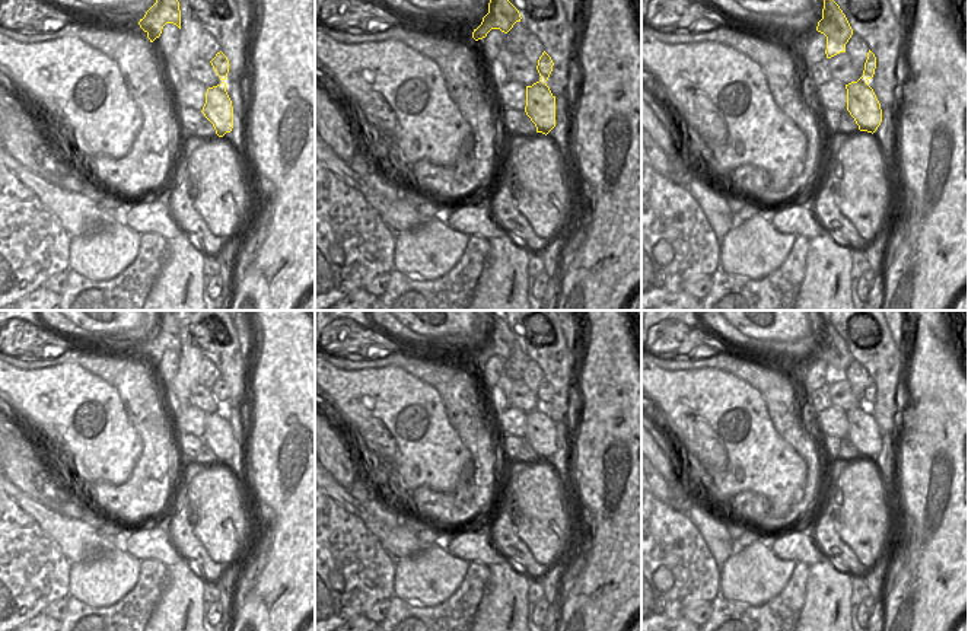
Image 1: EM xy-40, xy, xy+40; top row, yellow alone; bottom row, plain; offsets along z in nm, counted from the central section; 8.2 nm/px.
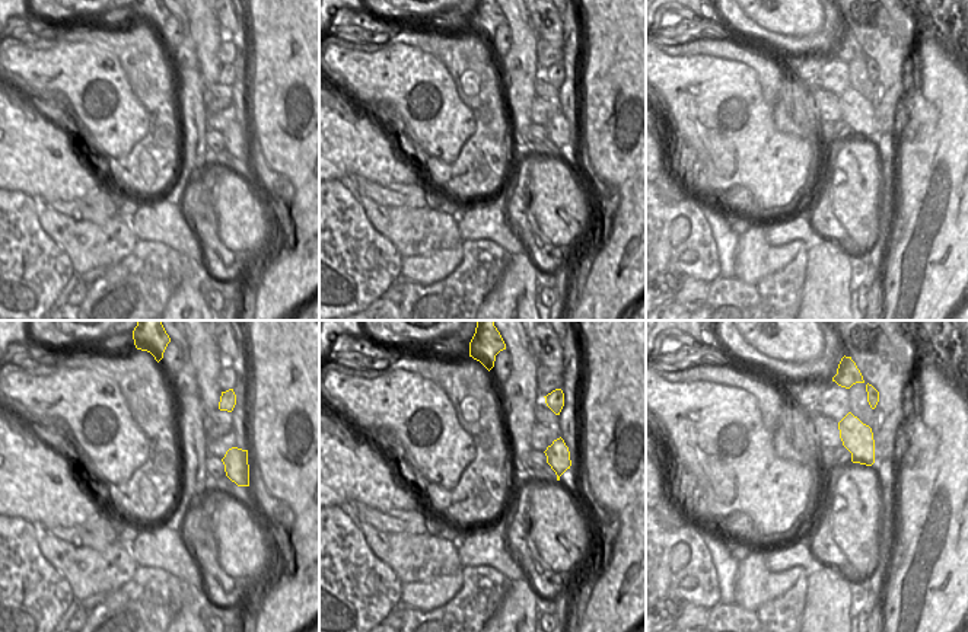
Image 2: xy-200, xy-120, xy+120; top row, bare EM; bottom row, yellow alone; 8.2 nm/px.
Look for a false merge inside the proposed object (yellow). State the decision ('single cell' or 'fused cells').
fused cells

